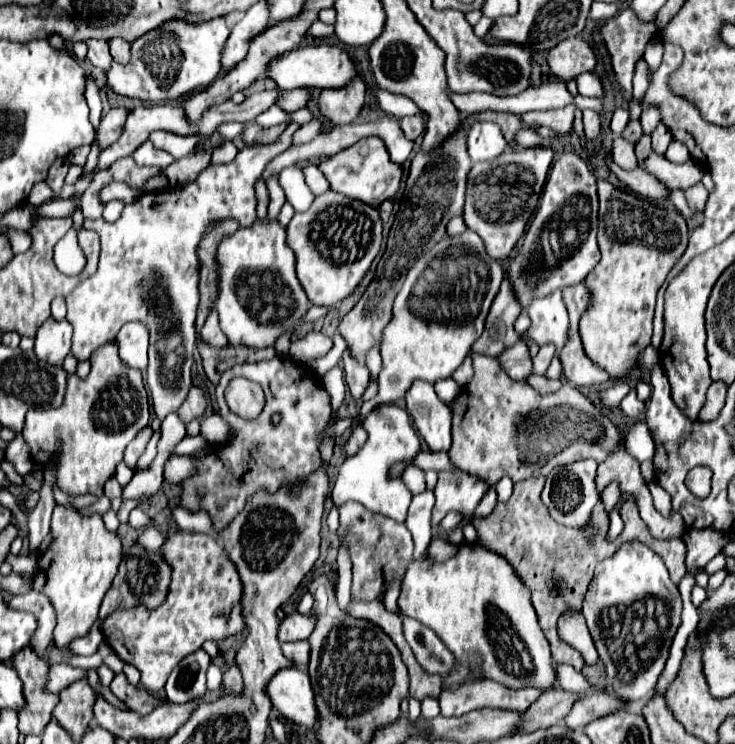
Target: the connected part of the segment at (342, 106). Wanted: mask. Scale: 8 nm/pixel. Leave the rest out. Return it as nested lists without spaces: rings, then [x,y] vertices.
[[[353,77],[345,87],[321,91],[321,113],[333,123],[351,123],[365,105],[365,83]]]

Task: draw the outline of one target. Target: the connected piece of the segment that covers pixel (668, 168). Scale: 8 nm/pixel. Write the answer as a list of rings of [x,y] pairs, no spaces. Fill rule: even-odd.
[[[643,135],[641,141],[635,145],[637,149],[637,159],[639,159],[639,167],[647,169],[649,173],[653,173],[659,181],[663,181],[667,187],[671,189],[689,189],[691,185],[701,183],[701,177],[705,173],[705,169],[695,163],[695,161],[687,161],[681,165],[673,165],[669,163],[663,155],[657,155],[651,147],[651,137]]]

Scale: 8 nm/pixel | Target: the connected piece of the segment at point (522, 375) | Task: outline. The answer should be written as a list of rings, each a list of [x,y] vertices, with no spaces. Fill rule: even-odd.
[[[515,343],[507,347],[499,357],[497,357],[501,369],[515,381],[525,381],[527,375],[531,375],[531,357],[529,349],[525,343]]]

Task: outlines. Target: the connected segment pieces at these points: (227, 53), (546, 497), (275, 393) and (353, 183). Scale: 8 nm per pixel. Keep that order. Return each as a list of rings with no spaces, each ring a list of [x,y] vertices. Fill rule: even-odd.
[[[255,3],[245,15],[243,19],[233,27],[227,45],[223,49],[221,55],[221,69],[225,73],[229,73],[231,69],[235,69],[243,57],[247,57],[247,49],[249,43],[255,35],[263,33],[263,29],[269,27],[269,17],[267,17],[267,5],[265,3]]]
[[[583,459],[583,461],[575,461],[575,463],[567,465],[567,467],[559,467],[553,471],[551,477],[547,477],[545,487],[541,491],[541,501],[547,505],[551,517],[557,523],[563,523],[567,527],[581,527],[589,519],[593,507],[599,503],[595,469],[597,469],[597,461]]]
[[[275,355],[267,361],[239,363],[227,369],[215,389],[215,399],[217,413],[229,425],[227,441],[197,451],[193,455],[195,471],[191,477],[181,481],[179,487],[181,507],[187,511],[203,509],[211,517],[213,531],[221,533],[243,511],[247,499],[257,491],[267,491],[273,495],[281,489],[299,487],[321,467],[319,443],[321,431],[327,427],[331,417],[331,405],[329,393],[317,381],[315,373],[307,365],[295,361],[291,355]],[[233,377],[255,381],[265,391],[265,407],[253,423],[239,419],[225,405],[223,391]],[[273,413],[281,415],[281,423],[277,427],[273,427],[269,421]],[[197,495],[203,495],[203,499],[197,499]]]
[[[363,137],[355,145],[339,151],[327,159],[321,159],[321,163],[317,167],[325,175],[325,179],[329,181],[333,191],[339,191],[351,199],[363,201],[371,207],[379,207],[381,201],[393,197],[399,189],[401,175],[403,175],[403,169],[387,157],[387,149],[379,137]]]

